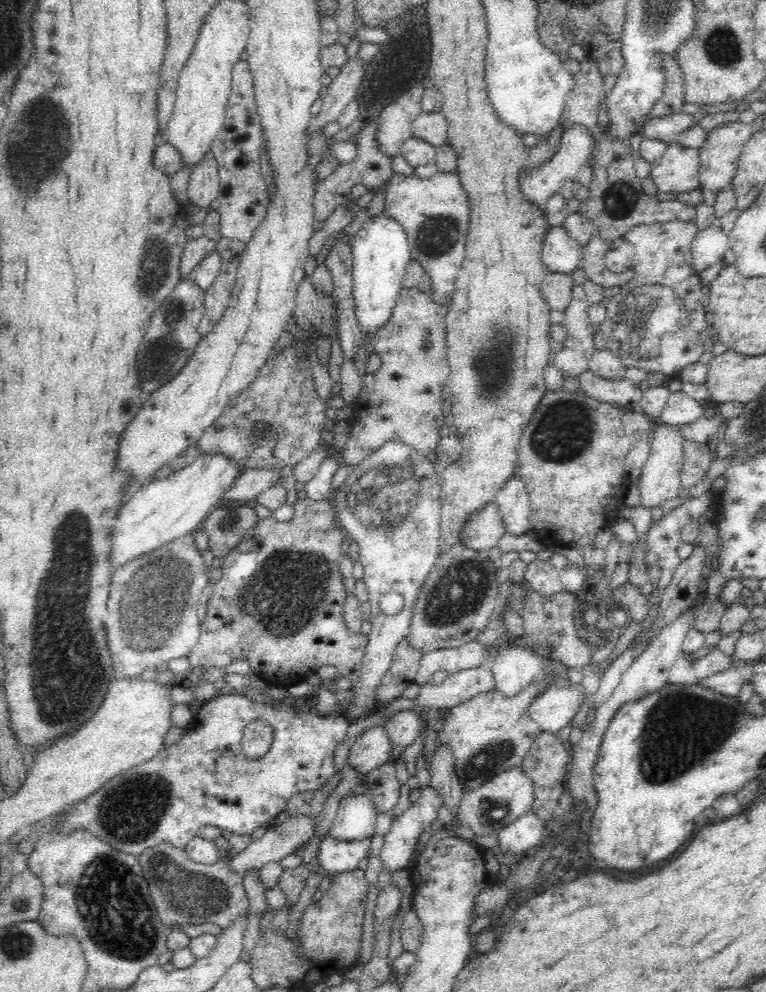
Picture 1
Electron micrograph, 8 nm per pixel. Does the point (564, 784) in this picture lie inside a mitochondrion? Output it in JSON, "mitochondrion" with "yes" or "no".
{"mitochondrion":"no"}

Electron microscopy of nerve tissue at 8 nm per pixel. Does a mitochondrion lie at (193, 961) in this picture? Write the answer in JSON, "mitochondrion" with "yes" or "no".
{"mitochondrion":"no"}

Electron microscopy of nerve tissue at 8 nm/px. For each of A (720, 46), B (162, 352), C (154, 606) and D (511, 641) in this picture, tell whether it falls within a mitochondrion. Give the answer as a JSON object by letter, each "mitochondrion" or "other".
{"A":"mitochondrion","B":"mitochondrion","C":"mitochondrion","D":"other"}

